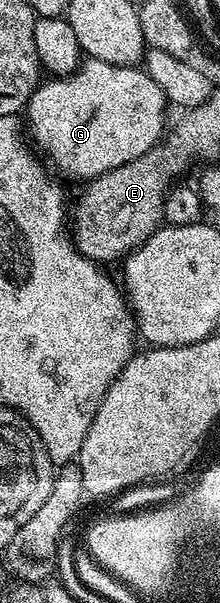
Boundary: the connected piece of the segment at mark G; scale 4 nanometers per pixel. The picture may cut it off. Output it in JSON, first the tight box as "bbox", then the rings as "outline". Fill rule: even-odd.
{"bbox":[24,58,168,182],"outline":[[[86,58],[70,75],[47,81],[47,84],[46,81],[39,83],[34,89],[30,103],[24,109],[24,120],[26,116],[29,139],[50,155],[51,162],[64,175],[79,176],[82,182],[89,182],[116,166],[124,166],[124,162],[132,162],[132,158],[140,158],[163,139],[168,101],[160,86],[156,86],[141,67],[116,66]]]}

